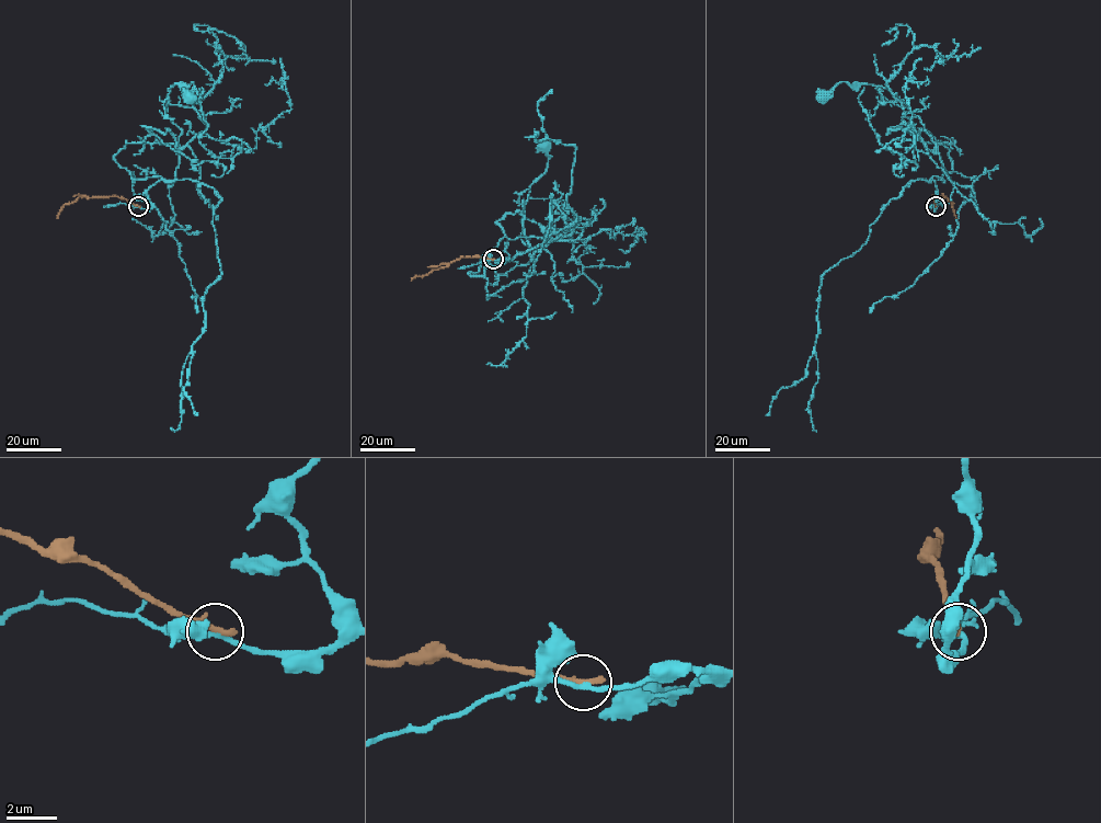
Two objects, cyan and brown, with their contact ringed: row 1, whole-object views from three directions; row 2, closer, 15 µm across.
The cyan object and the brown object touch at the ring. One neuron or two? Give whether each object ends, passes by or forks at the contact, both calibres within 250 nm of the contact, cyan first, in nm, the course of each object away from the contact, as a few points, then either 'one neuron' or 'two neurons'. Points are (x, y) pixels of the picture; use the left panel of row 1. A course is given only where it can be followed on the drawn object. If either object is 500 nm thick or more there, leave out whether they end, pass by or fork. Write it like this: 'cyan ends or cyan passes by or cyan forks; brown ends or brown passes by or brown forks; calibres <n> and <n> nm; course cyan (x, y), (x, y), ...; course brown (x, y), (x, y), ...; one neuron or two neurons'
cyan passes by; brown ends; calibres 170 and 320 nm; course cyan (138, 206), (161, 178), (114, 156), (141, 125), (176, 150), (167, 96), (193, 81), (188, 98); course brown (138, 206), (111, 196), (79, 196), (65, 204), (56, 218); two neurons

